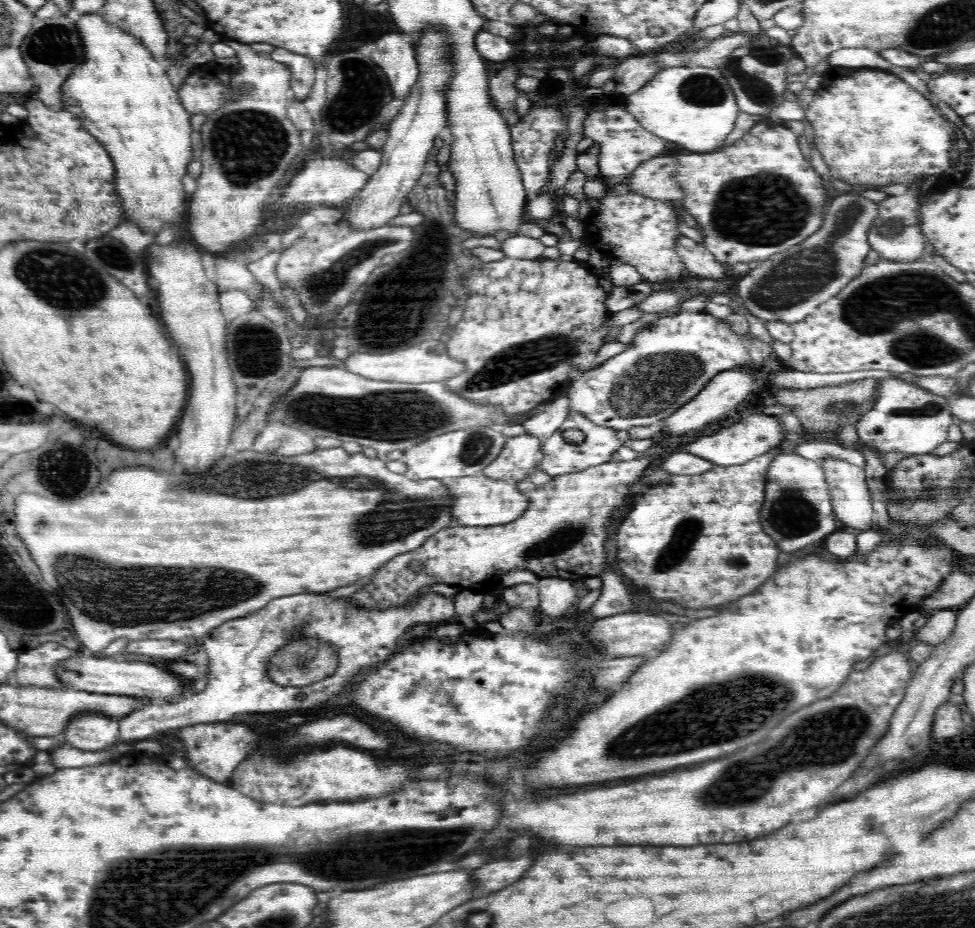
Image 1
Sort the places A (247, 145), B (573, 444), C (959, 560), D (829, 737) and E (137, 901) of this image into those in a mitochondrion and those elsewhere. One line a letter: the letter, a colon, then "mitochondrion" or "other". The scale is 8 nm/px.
A: mitochondrion
B: other
C: other
D: mitochondrion
E: mitochondrion

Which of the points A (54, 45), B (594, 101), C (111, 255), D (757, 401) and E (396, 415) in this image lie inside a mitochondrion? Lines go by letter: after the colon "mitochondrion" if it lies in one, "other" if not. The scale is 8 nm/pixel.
A: mitochondrion
B: other
C: mitochondrion
D: other
E: mitochondrion

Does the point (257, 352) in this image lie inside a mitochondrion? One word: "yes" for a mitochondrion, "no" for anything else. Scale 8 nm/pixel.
yes

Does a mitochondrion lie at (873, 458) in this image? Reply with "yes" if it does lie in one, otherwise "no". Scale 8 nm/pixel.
no

